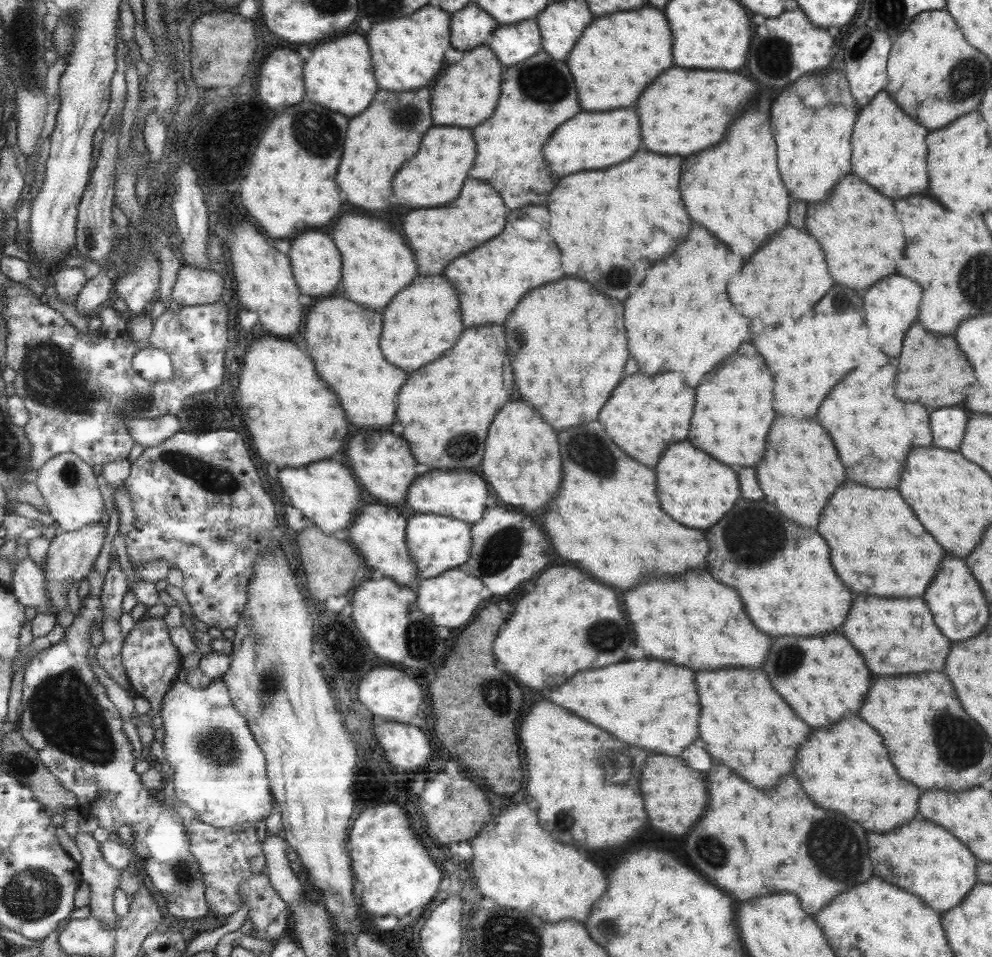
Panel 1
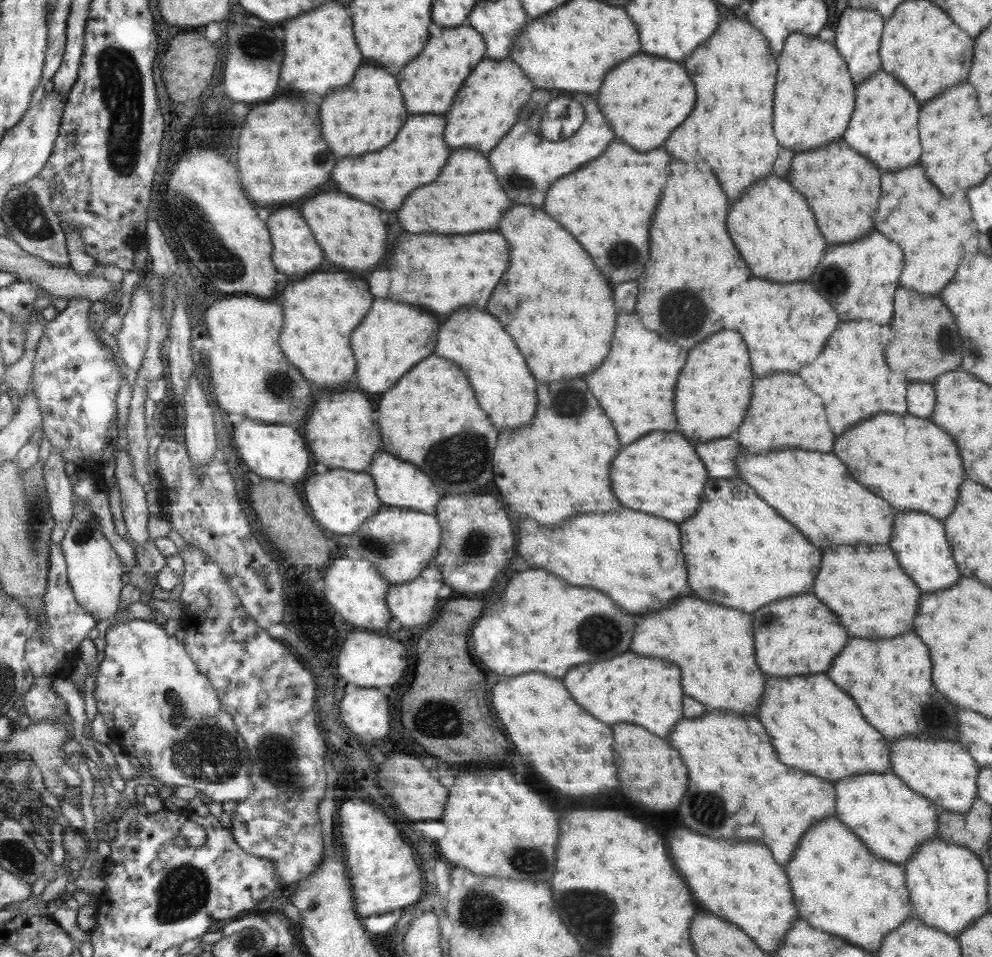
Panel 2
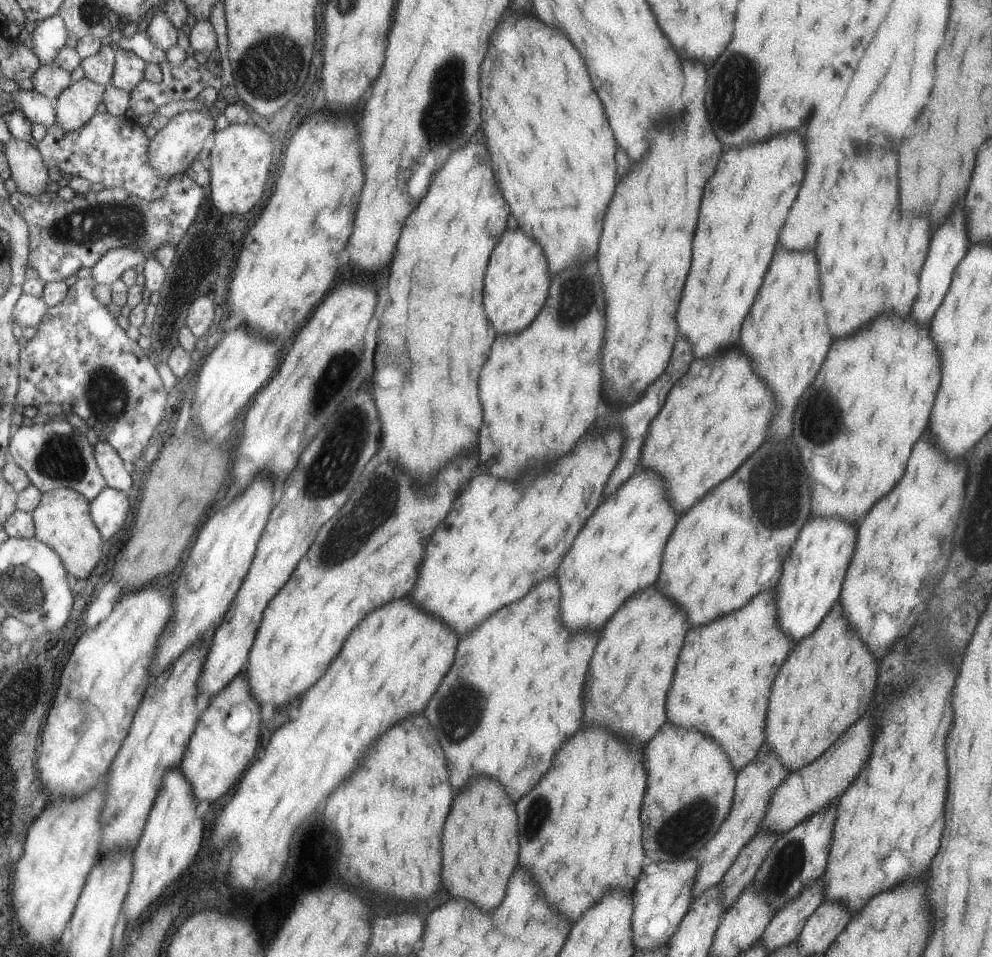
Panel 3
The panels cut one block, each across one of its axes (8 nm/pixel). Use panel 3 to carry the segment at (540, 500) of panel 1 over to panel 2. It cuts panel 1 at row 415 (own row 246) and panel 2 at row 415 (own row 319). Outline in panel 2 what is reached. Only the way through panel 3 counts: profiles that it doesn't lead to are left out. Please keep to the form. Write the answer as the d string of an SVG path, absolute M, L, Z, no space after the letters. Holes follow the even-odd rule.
M475 308L455 312L455 316L449 316L443 322L443 332L439 332L439 348L435 348L433 354L447 356L447 360L463 364L463 372L471 376L475 396L479 396L479 404L483 404L483 412L491 416L491 424L495 424L495 428L513 430L533 420L538 404L535 392L537 381L527 368L525 357L519 354L511 338L493 316Z

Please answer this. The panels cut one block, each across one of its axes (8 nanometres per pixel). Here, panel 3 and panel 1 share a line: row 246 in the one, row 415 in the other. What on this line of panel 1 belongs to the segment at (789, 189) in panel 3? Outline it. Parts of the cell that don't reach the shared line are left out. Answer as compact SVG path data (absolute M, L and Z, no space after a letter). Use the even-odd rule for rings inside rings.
M743 344L741 352L733 352L715 368L715 372L707 372L703 380L695 388L695 416L691 418L691 444L699 444L703 452L711 452L715 460L723 460L723 464L735 466L753 466L763 456L765 434L775 418L771 408L771 386L773 380L763 364L763 358L755 352L753 346Z

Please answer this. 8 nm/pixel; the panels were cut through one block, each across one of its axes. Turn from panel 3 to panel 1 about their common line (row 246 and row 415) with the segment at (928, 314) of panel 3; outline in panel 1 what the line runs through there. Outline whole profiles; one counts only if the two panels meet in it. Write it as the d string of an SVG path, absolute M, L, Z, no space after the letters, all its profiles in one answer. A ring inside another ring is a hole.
M951 406L931 412L931 432L935 432L932 445L948 451L957 451L965 432L965 422L967 414L963 408Z

